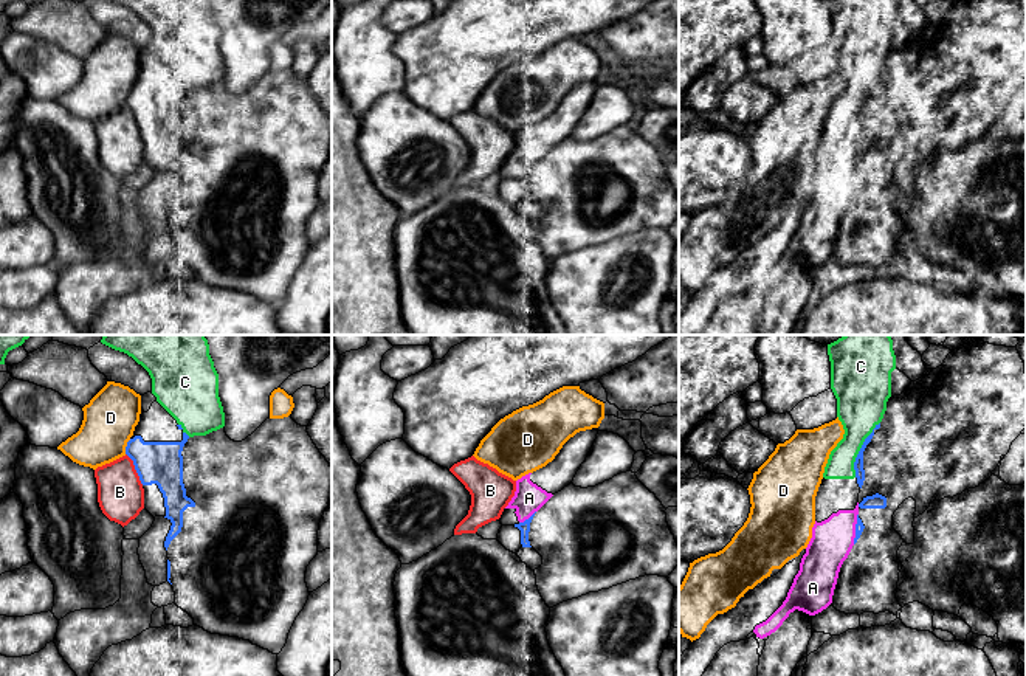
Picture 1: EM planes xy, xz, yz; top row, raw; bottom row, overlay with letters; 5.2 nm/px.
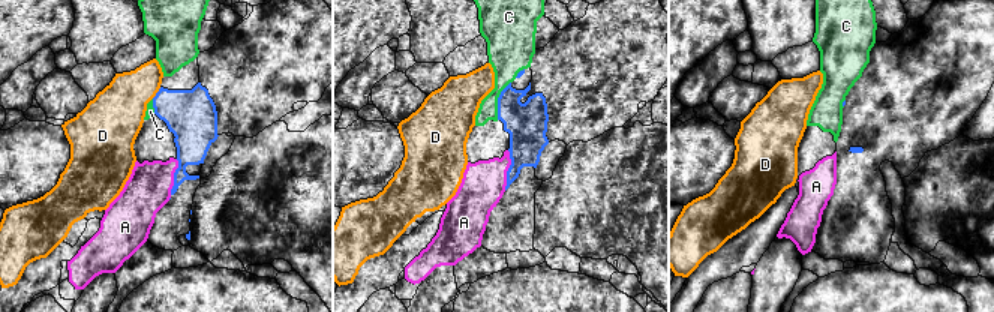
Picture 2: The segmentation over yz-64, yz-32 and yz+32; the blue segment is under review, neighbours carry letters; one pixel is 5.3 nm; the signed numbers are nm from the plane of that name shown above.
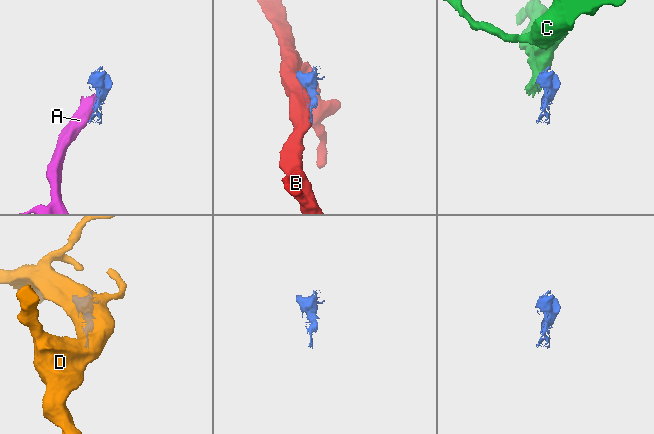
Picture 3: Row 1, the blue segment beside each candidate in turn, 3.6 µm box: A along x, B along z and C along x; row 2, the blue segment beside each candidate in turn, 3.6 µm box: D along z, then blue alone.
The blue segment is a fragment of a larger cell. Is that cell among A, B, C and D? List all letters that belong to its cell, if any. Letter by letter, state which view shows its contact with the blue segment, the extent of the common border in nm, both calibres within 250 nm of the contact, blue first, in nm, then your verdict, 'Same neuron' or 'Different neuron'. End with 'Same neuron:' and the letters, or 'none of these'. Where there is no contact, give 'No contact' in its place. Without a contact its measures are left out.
A: Touches blue in yz. Shared border 160 nm. Thickness 50 nm (blue) against 220 nm. Same neuron
B: Touches blue in xy. Shared border 190 nm. Thickness 220 nm (blue) against 240 nm. Different neuron
C: Touches blue in yz. Shared border 320 nm. Thickness 50 nm (blue) against 260 nm. Different neuron
D: Touches blue in xy. Shared border 90 nm. Thickness 220 nm (blue) against 280 nm. Different neuron
Same neuron: A

